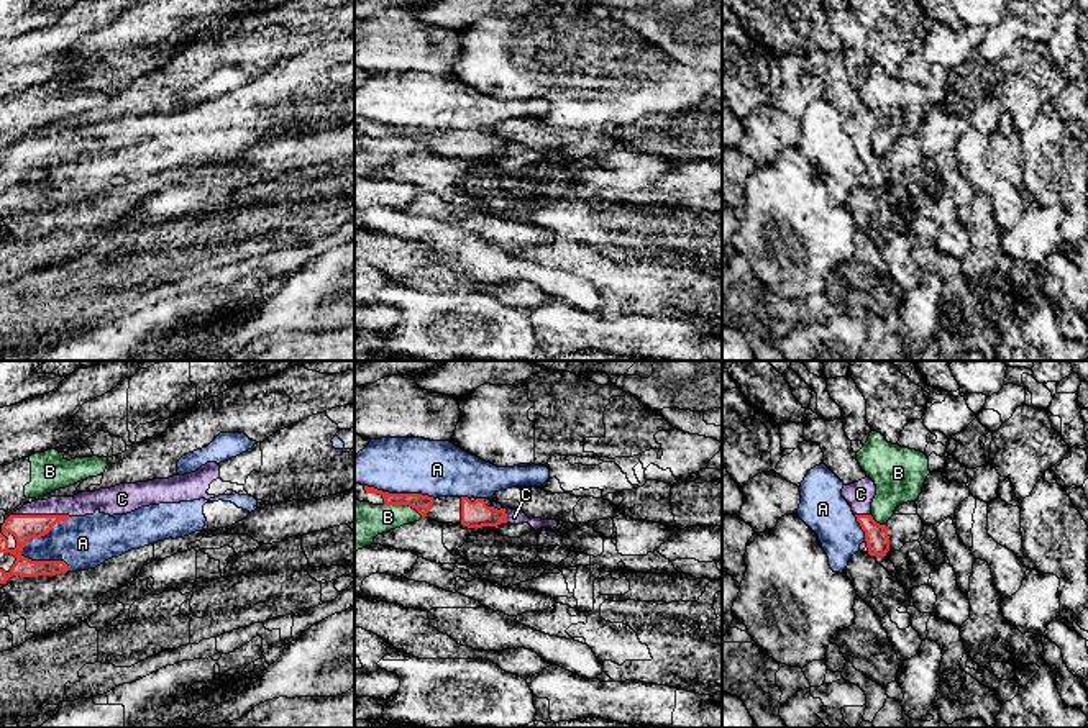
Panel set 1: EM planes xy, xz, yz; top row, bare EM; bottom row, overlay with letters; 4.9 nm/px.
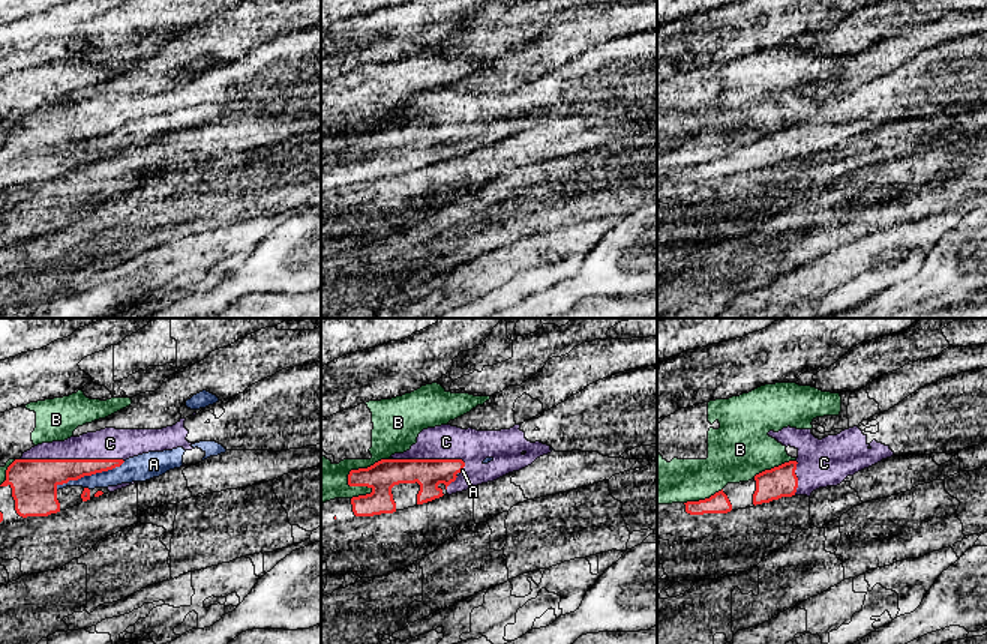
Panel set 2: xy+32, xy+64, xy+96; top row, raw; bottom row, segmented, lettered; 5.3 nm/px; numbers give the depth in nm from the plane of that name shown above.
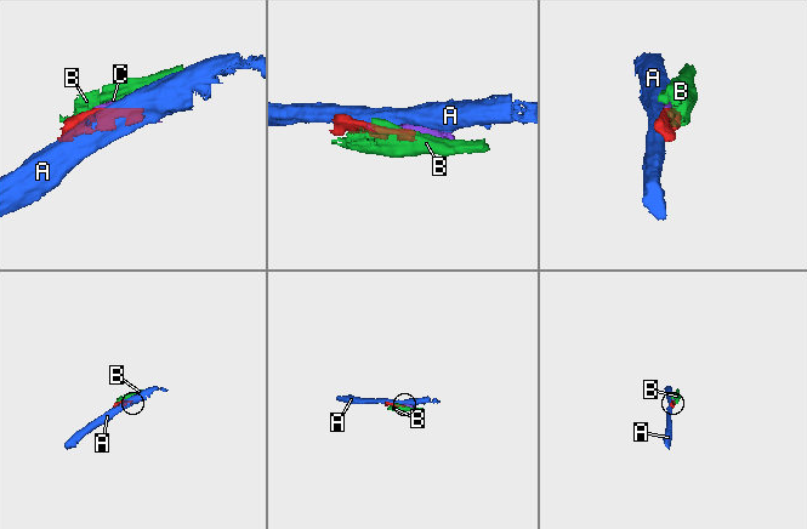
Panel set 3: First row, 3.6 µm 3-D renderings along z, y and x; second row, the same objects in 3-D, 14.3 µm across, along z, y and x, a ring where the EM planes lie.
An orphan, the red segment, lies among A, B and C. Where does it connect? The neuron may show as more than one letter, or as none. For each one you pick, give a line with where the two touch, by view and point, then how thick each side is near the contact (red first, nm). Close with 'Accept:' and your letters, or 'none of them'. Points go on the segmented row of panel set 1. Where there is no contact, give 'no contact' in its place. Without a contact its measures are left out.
C: meets red in xy at (41, 515); 130 nm thick on the red side, 110 nm on the other
Accept: C

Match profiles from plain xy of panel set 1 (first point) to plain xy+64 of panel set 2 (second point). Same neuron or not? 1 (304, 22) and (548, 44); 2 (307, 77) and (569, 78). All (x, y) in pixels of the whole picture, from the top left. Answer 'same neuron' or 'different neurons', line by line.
1: same neuron
2: same neuron

